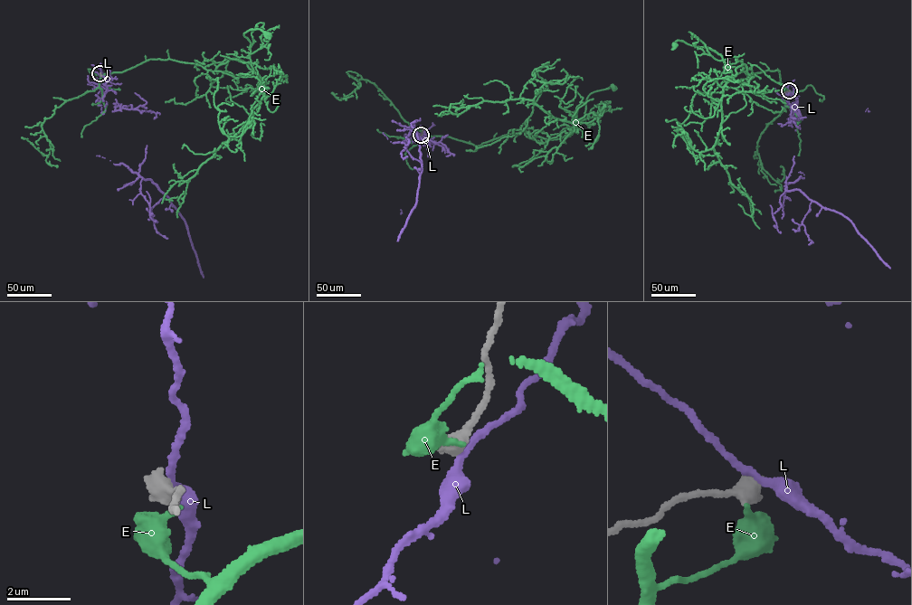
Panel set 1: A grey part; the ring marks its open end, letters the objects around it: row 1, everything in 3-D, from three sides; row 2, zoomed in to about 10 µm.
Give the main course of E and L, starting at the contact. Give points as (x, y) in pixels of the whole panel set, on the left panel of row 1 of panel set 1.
E: (100, 74), (170, 59), (237, 79), (253, 70), (243, 33), (259, 29), (268, 34)
L: (100, 73), (102, 97), (95, 101), (102, 114), (99, 155), (138, 174), (156, 113), (120, 107)

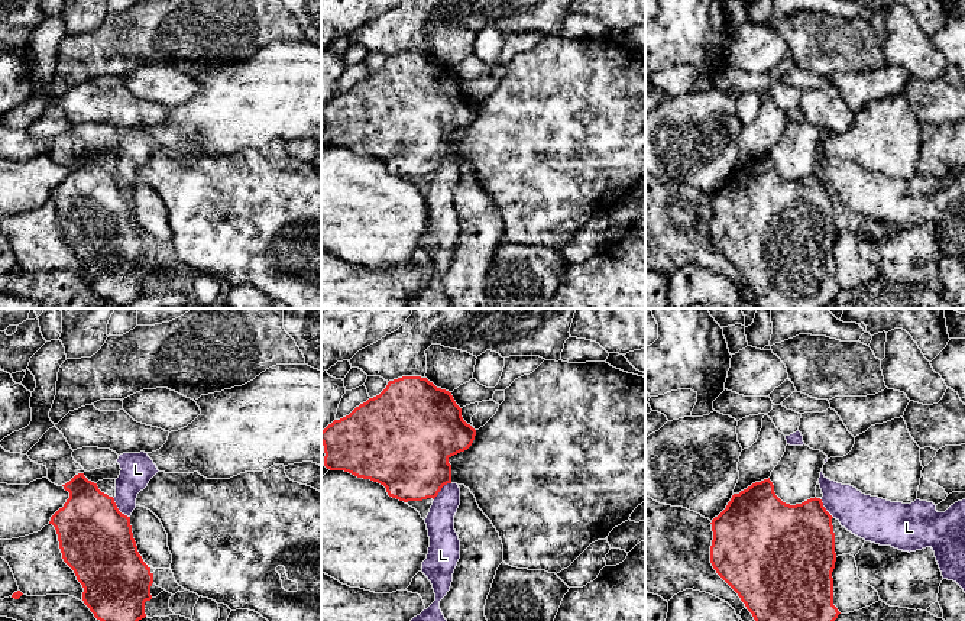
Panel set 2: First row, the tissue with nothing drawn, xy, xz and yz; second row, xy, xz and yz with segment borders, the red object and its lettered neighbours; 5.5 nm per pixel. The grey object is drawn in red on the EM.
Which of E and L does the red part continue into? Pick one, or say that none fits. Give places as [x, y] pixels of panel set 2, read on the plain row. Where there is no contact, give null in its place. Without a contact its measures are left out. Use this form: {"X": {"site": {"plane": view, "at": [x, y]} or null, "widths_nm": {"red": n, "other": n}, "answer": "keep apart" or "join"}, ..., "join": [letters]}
{"E": {"site": null, "answer": "keep apart"}, "L": {"site": {"plane": "xy", "at": [117, 186]}, "widths_nm": {"red": 420, "other": 180}, "answer": "keep apart"}, "join": []}

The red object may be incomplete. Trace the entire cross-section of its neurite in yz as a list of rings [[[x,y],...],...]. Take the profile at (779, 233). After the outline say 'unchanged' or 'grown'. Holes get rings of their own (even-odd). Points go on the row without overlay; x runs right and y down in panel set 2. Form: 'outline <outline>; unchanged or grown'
outline [[[768,153],[734,169],[726,184],[712,195],[710,239],[752,290],[757,308],[823,308],[841,290],[833,281],[836,229],[832,194],[816,172],[796,181],[783,178]]]; unchanged

